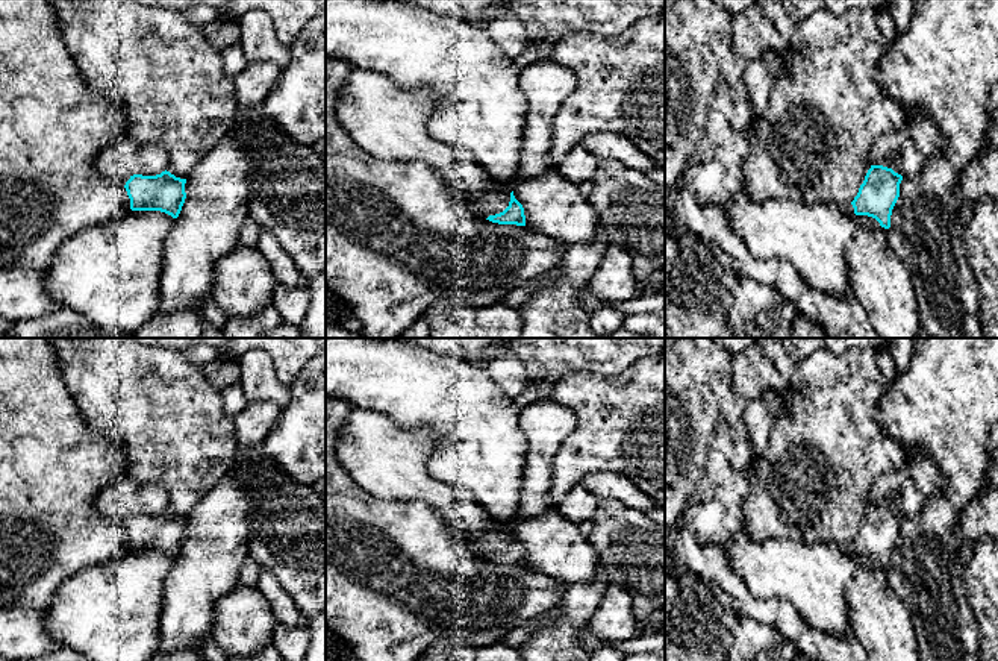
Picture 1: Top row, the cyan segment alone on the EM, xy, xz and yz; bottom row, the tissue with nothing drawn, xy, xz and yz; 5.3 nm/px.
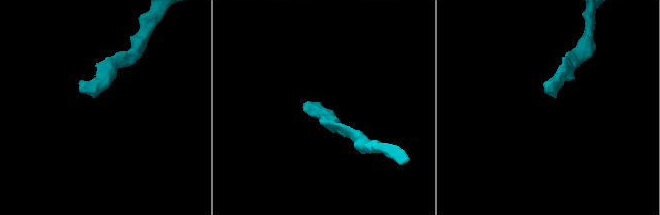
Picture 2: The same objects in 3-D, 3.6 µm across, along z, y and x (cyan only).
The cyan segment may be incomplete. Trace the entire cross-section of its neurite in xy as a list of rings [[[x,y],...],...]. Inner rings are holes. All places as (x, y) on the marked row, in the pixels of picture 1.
[[[165,170],[156,176],[133,174],[124,188],[132,211],[161,211],[177,218],[186,199],[185,183]]]

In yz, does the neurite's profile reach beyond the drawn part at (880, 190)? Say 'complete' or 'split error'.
split error

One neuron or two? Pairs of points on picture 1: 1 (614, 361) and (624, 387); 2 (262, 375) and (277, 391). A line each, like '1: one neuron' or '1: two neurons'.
1: two neurons
2: one neuron

